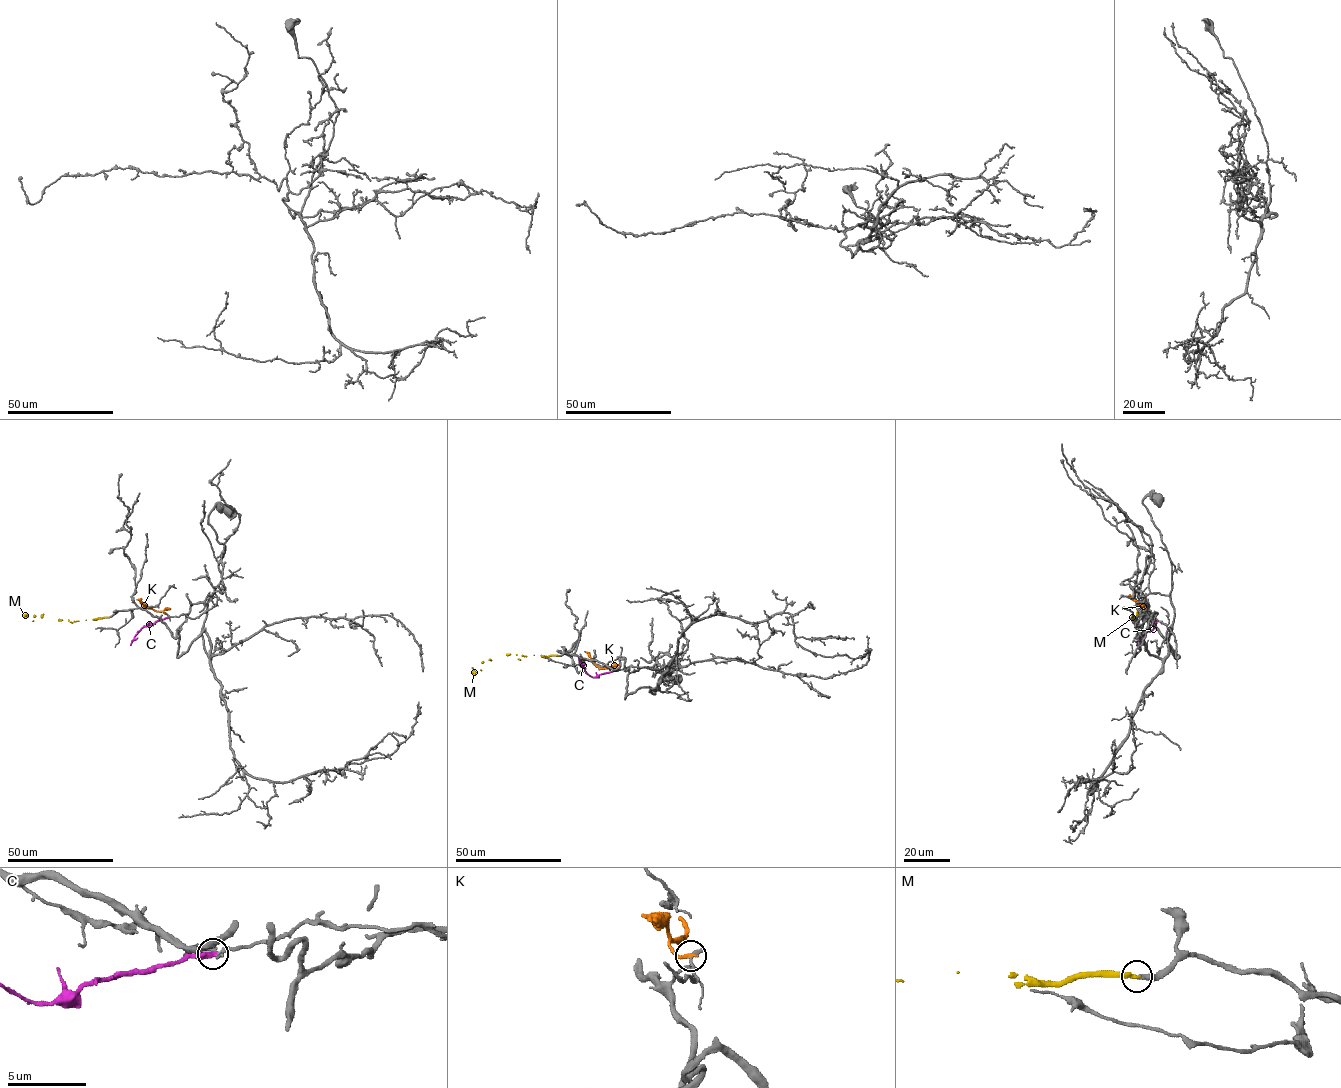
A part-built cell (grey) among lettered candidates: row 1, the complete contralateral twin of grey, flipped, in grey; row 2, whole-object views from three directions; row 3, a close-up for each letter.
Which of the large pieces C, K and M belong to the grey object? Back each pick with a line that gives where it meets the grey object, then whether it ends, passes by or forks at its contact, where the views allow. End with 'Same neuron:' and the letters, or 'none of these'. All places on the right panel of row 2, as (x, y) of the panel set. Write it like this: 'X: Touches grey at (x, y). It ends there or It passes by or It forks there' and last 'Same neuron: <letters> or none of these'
M: Touches grey at (1132, 614). It ends there
Same neuron: M

